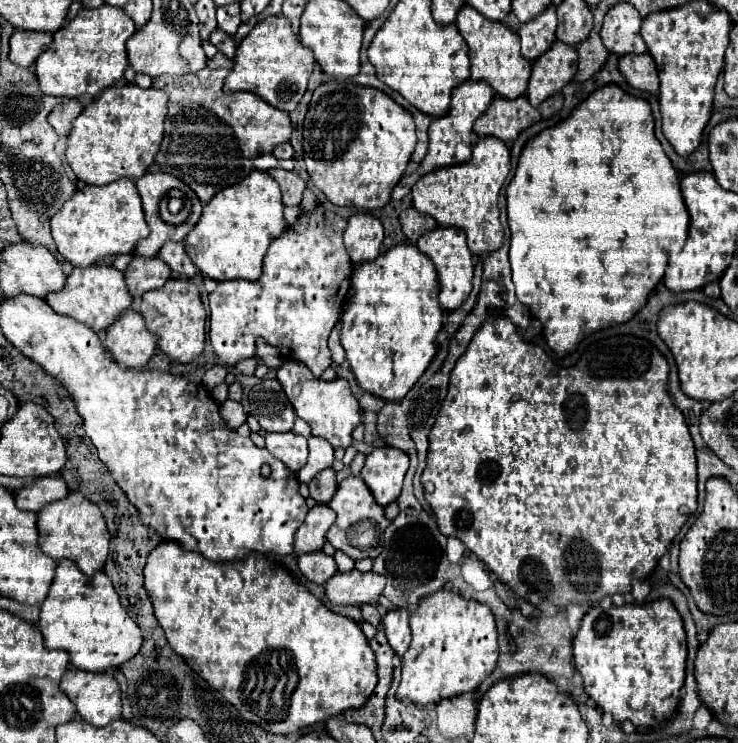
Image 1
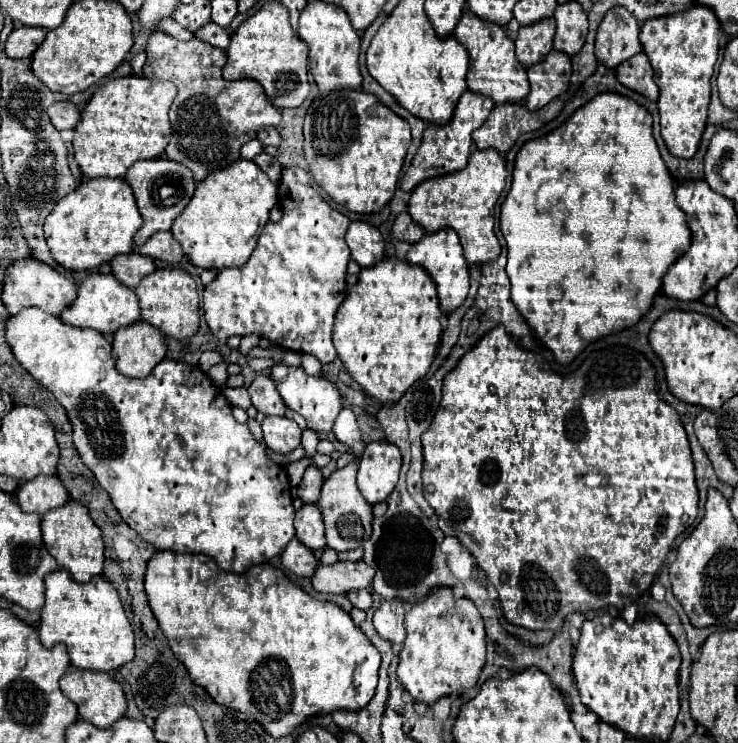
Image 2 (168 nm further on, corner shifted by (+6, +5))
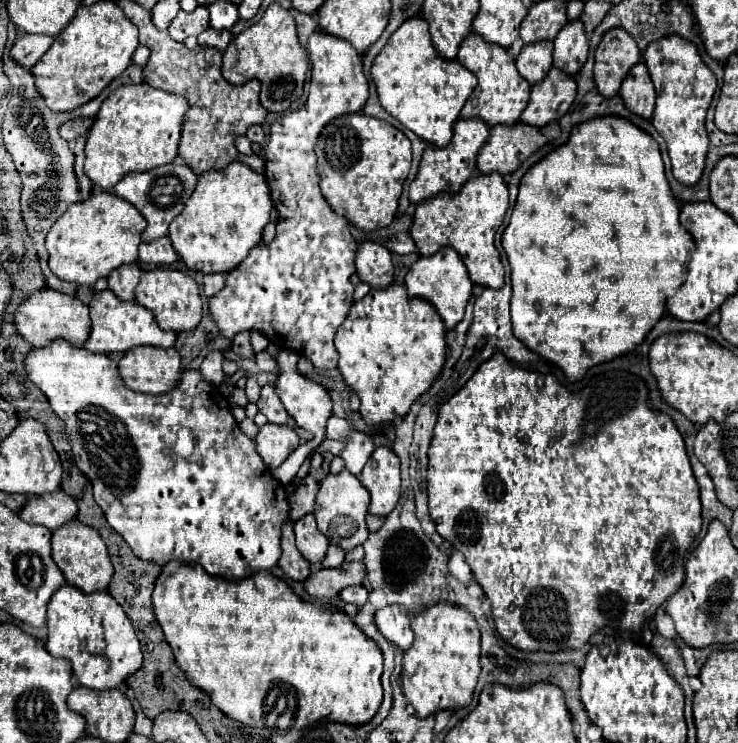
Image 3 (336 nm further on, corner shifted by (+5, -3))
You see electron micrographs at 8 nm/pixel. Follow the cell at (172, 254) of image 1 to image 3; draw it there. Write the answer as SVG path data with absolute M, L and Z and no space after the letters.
M162 237L158 241L150 243L140 243L140 261L150 263L150 265L172 265L178 261L178 255L170 243L168 237Z

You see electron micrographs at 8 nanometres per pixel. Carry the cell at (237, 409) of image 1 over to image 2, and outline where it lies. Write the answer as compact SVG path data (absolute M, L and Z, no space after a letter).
M227 387L227 389L223 389L223 395L227 397L227 401L231 405L237 405L241 409L249 409L251 407L251 397L249 397L247 387L237 387L237 389Z

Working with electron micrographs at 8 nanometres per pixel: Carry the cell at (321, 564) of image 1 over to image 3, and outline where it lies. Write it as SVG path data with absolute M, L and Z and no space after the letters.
M290 521L282 525L282 557L278 565L290 579L306 581L310 577L310 563L302 557L302 553L294 543L294 531Z

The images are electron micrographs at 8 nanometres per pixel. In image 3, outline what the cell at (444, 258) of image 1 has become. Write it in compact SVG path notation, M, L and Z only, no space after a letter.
M442 247L438 253L420 257L406 275L406 289L410 297L426 297L434 303L436 311L440 313L446 329L454 329L462 317L464 309L468 305L468 299L472 295L472 281L468 277L468 271L460 259L460 255L452 247Z

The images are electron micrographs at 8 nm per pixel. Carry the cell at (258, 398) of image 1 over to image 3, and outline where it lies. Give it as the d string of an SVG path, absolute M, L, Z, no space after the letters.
M264 385L260 391L260 399L258 399L258 409L260 413L264 413L268 417L270 423L286 423L288 421L288 411L284 409L280 397L274 393L272 385Z

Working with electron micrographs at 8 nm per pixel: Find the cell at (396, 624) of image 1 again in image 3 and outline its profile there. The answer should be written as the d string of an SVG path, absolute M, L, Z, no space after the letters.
M386 605L376 611L376 627L378 631L394 643L398 649L406 651L412 645L412 629L410 629L410 617L402 611L398 605Z

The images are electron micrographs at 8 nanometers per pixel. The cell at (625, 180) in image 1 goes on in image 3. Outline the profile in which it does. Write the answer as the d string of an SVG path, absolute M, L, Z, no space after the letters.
M604 115L594 117L586 123L580 123L572 129L568 143L560 145L546 157L542 157L536 165L532 165L526 175L520 181L518 187L518 199L510 217L508 227L502 233L502 247L508 255L510 269L512 269L512 325L514 335L534 353L542 355L544 359L556 363L568 381L578 381L590 367L610 361L618 355L624 355L632 351L640 341L646 337L646 333L660 321L664 315L664 303L668 293L674 287L680 287L686 273L686 263L694 251L694 241L688 233L688 229L682 225L680 219L682 205L674 199L670 185L664 175L664 163L660 157L658 143L640 127L630 123L624 117L618 115Z

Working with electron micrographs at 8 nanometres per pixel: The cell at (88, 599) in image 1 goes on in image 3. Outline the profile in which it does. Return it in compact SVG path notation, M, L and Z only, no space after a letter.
M62 585L48 603L46 627L48 653L70 659L72 673L84 687L114 689L142 665L140 641L132 629L132 623L108 591L82 593L72 585Z

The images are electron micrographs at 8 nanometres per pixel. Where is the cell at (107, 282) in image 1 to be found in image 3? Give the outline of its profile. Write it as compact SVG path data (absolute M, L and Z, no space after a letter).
M110 289L94 293L90 301L90 335L84 341L84 349L94 353L124 353L138 345L154 345L154 347L172 347L176 341L176 333L160 331L156 325L154 313L150 309L138 305L136 301L122 301Z

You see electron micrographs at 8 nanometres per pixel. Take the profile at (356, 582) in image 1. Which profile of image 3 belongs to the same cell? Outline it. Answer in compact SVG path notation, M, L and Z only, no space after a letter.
M342 563L336 569L322 569L316 575L310 575L304 587L312 597L334 597L346 587L362 585L364 577L364 563Z

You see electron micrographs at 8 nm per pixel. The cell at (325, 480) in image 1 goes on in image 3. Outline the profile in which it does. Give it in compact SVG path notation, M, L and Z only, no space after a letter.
M306 475L294 495L288 497L290 501L290 519L298 521L300 517L314 511L316 505L316 493L318 493L318 481L312 475Z

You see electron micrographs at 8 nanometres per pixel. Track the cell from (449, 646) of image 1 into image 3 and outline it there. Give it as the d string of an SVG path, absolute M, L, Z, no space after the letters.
M438 603L412 617L414 643L404 653L402 691L418 717L470 705L480 675L480 631L474 615L452 603Z

